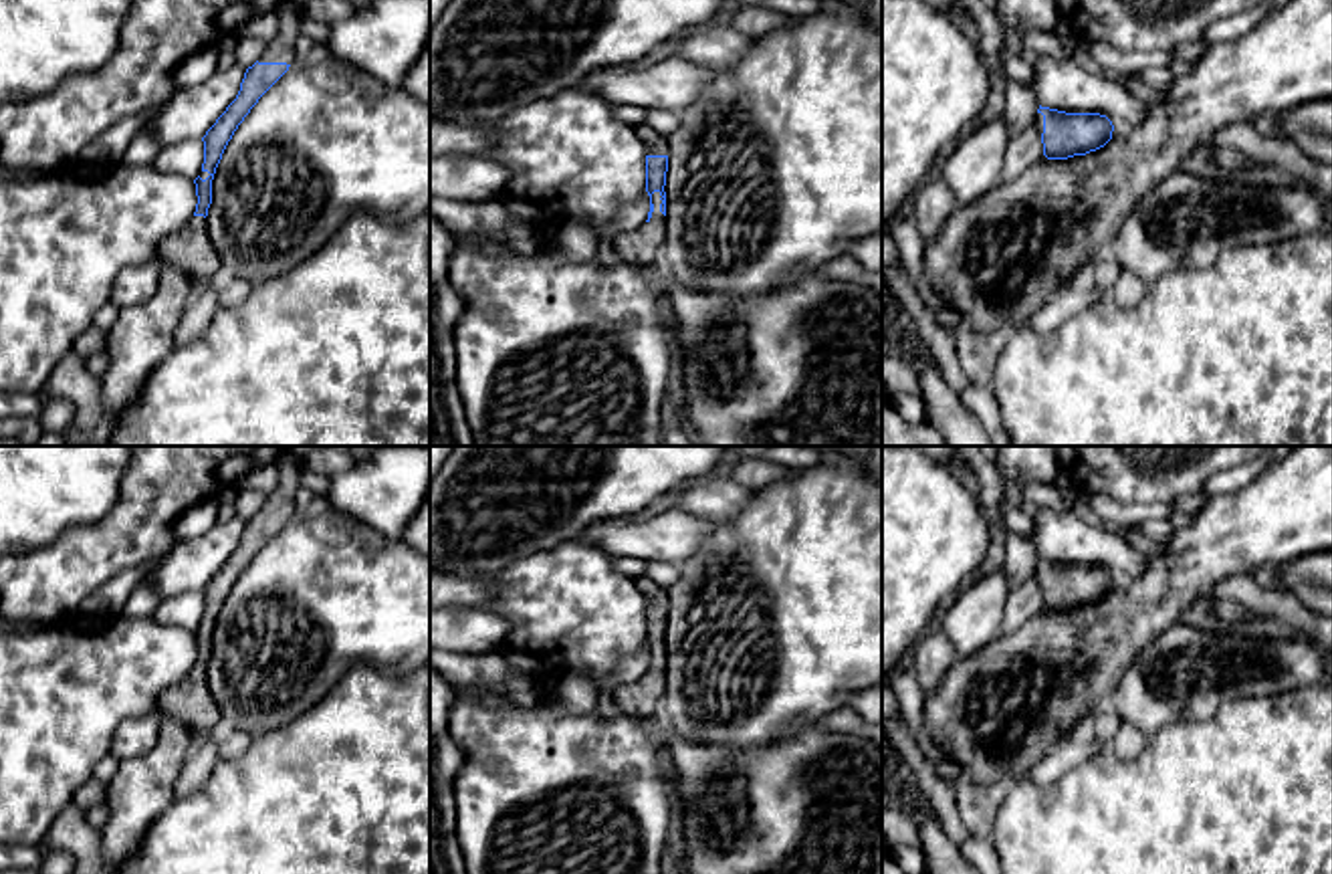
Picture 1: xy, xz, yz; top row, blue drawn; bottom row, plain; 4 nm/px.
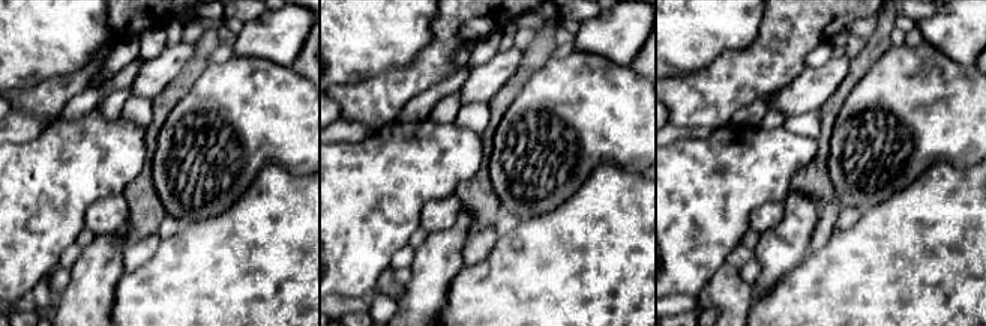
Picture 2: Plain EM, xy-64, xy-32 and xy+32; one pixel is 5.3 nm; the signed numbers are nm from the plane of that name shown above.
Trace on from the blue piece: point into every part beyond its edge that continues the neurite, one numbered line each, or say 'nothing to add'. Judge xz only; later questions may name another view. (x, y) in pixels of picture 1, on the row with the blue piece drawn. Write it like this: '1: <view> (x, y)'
1: xz (644, 245)

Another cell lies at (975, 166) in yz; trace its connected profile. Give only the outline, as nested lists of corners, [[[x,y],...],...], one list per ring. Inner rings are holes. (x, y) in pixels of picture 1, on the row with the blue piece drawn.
[[[1001,117],[957,143],[945,166],[945,180],[957,204],[973,204],[1001,182],[1007,143],[1009,135]]]

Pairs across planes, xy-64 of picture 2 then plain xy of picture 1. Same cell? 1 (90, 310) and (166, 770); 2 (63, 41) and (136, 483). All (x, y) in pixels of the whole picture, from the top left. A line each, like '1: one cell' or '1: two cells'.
1: one cell
2: two cells

